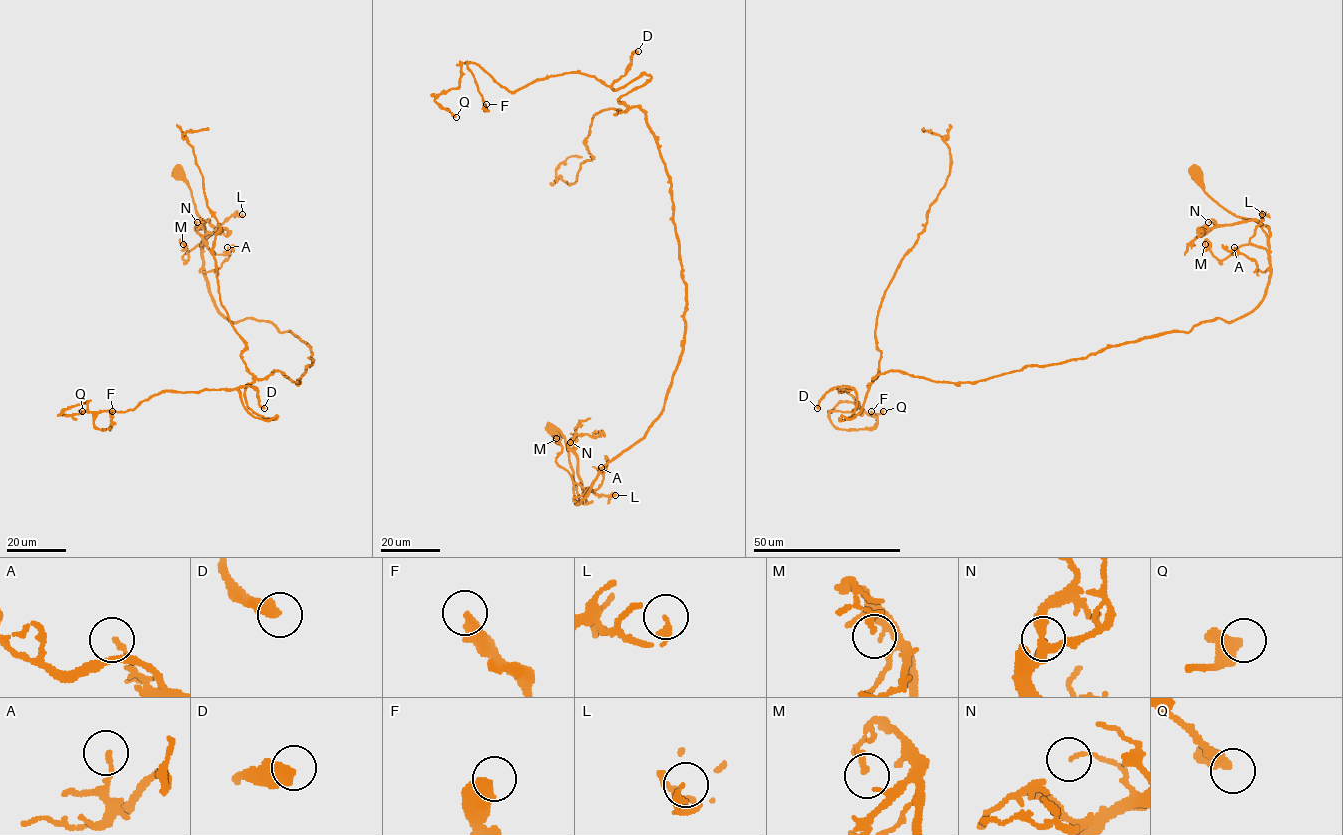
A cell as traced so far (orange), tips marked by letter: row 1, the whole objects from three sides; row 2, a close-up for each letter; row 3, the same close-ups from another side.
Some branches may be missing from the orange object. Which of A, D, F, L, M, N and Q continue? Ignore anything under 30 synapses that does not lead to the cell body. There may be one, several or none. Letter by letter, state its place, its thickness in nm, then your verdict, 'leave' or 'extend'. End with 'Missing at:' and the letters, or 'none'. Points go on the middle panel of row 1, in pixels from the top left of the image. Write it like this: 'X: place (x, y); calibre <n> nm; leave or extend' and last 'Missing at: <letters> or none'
A: place (601, 467); calibre 140 nm; leave
D: place (638, 51); calibre 480 nm; leave
F: place (486, 104); calibre 440 nm; leave
L: place (615, 495); calibre 220 nm; leave
M: place (556, 438); calibre 190 nm; leave
N: place (570, 442); calibre 110 nm; leave
Q: place (456, 117); calibre 320 nm; leave
Missing at: none

